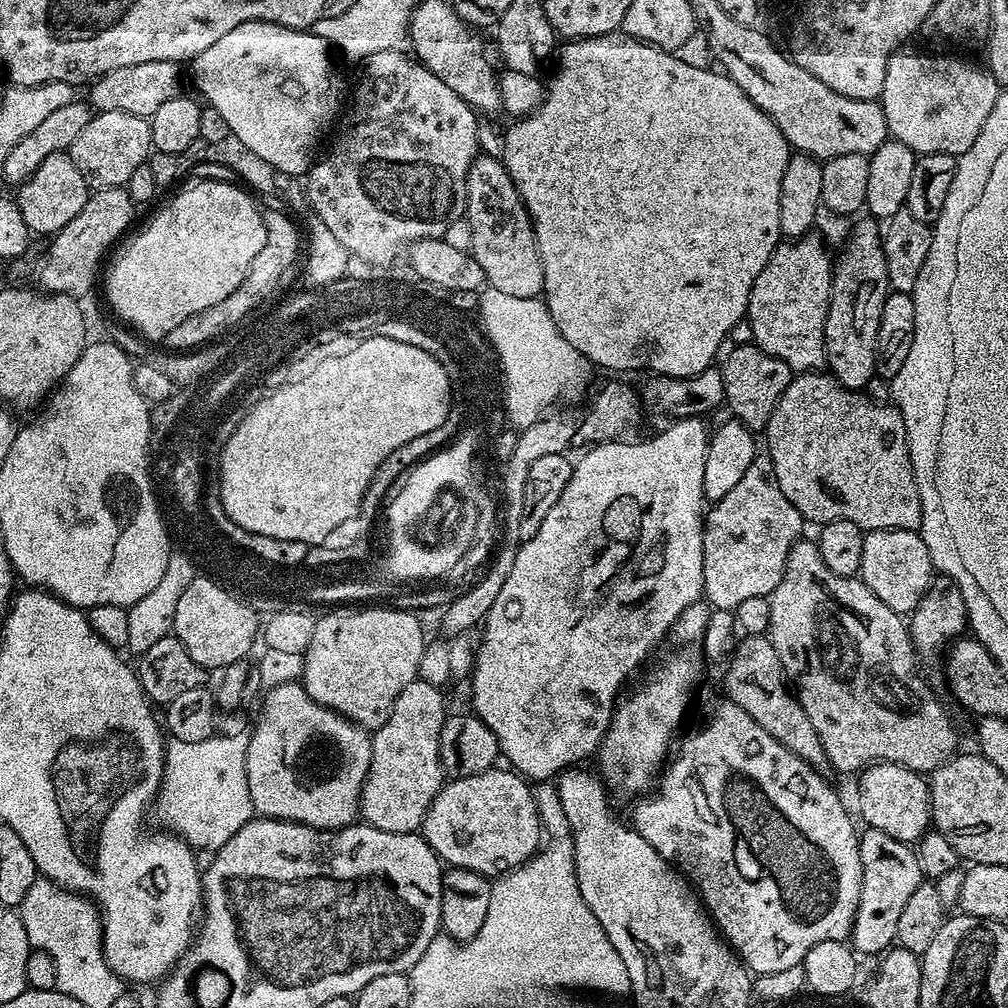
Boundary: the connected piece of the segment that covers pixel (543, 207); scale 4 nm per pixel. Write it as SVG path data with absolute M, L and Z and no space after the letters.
M620 30L605 36L568 40L565 45L565 48L563 45L559 49L560 69L557 70L552 84L550 80L547 85L543 102L538 106L538 110L534 110L529 116L521 116L512 122L508 133L504 136L504 153L502 153L504 168L510 174L514 186L522 198L524 209L528 211L528 216L532 219L532 229L538 242L538 254L542 258L543 302L550 310L550 318L554 318L554 326L558 326L558 334L562 334L562 338L566 338L566 342L570 342L570 346L574 346L574 350L578 350L578 354L586 357L597 369L609 368L612 374L624 374L620 372L632 372L635 368L649 368L649 373L657 376L673 376L675 379L684 380L701 375L707 368L713 367L718 354L718 346L722 346L722 342L733 335L731 332L735 330L736 323L739 320L741 323L747 317L748 299L750 290L754 286L754 278L758 278L758 274L762 274L762 266L766 266L770 254L776 245L781 243L778 198L782 194L782 174L786 174L790 155L786 138L782 134L782 130L778 130L778 126L774 126L774 122L770 122L770 118L766 114L762 114L762 110L758 110L758 106L754 106L754 102L750 102L750 98L746 98L746 94L742 94L739 86L729 76L724 75L723 71L712 68L697 70L695 66L686 66L686 62L682 62L675 54L665 52L662 48L656 48L653 44L643 44L640 40L625 36Z

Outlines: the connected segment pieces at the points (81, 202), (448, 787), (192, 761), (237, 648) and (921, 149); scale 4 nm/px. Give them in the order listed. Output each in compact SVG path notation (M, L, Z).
M55 152L30 174L30 178L19 185L14 199L18 210L22 210L22 219L26 221L26 226L37 237L51 237L62 230L66 222L70 222L78 215L78 210L86 206L90 189L86 178L82 178L78 166L68 156L67 152Z
M493 766L482 774L449 779L434 798L422 825L422 835L445 865L499 878L526 863L538 851L542 843L542 829L529 781L507 767L500 767Z
M245 731L232 732L229 736L220 735L213 734L202 742L182 742L181 740L169 739L164 749L164 777L160 783L160 794L154 801L154 812L160 815L160 820L168 827L165 829L169 833L175 834L180 839L185 840L193 850L205 848L208 854L215 854L219 848L226 846L226 842L230 842L230 838L234 838L234 834L238 834L238 830L242 830L242 826L246 826L246 822L250 822L254 818L254 809L252 807L252 799L250 798L250 786L246 782L246 750L248 749L249 733Z
M198 574L190 586L186 586L181 600L178 602L178 610L174 610L174 622L172 632L180 639L182 646L190 653L190 658L198 662L198 666L209 670L222 670L234 662L245 659L252 648L252 643L258 640L258 613L252 606L240 601L234 594L224 592L218 582L212 580L207 574Z
M897 50L890 58L886 70L886 82L882 86L879 104L884 108L888 131L917 154L950 154L959 158L974 146L974 138L982 134L990 110L999 98L1002 85L998 83L987 67L959 60L956 56L927 56L924 52L904 52Z

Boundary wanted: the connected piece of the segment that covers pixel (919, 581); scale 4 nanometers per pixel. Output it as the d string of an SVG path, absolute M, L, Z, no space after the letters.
M874 530L864 533L862 542L862 566L858 573L865 586L890 610L901 614L910 614L922 602L926 590L932 585L934 569L930 550L926 550L926 542L920 537L919 531L910 530Z

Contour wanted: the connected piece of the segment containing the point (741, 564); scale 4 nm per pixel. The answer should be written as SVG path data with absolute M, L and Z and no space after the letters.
M766 454L756 455L753 464L735 483L734 488L707 509L702 542L703 599L713 609L721 608L722 611L731 613L749 598L771 596L778 582L782 582L786 570L786 558L796 541L801 539L803 532L800 531L804 527L806 527L804 516L798 514L794 502L790 502L790 498L786 498L786 494L782 494L778 486L771 458Z

